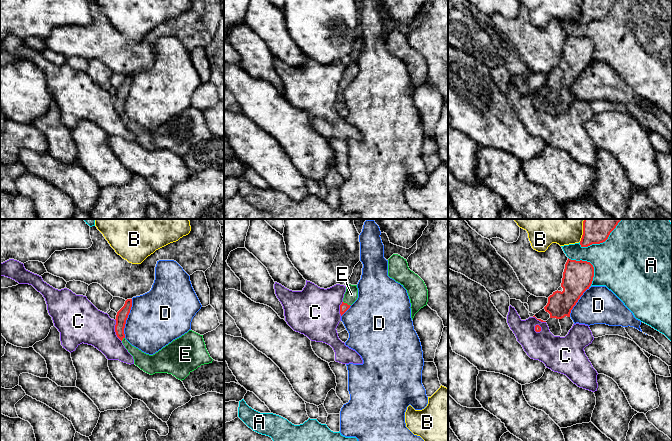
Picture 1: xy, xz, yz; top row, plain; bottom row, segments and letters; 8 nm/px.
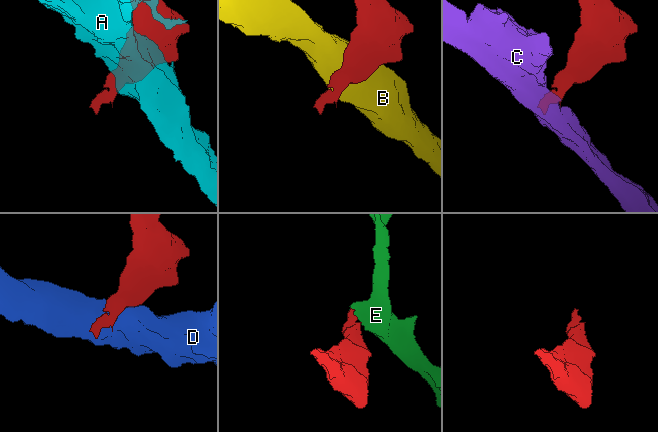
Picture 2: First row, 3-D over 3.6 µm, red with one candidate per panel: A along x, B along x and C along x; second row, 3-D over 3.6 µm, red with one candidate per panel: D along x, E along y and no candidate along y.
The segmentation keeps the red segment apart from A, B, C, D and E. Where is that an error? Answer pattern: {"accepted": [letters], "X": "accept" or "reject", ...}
{"accepted": ["E"], "A": "reject", "B": "reject", "C": "reject", "D": "reject", "E": "accept"}

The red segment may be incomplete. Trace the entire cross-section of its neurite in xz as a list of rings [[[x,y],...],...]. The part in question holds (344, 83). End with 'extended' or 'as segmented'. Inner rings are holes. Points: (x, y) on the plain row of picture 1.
[[[349,60],[346,62],[346,68],[344,70],[343,78],[340,81],[340,90],[341,92],[350,84],[350,82],[358,74],[358,64],[357,61]]]; extended

